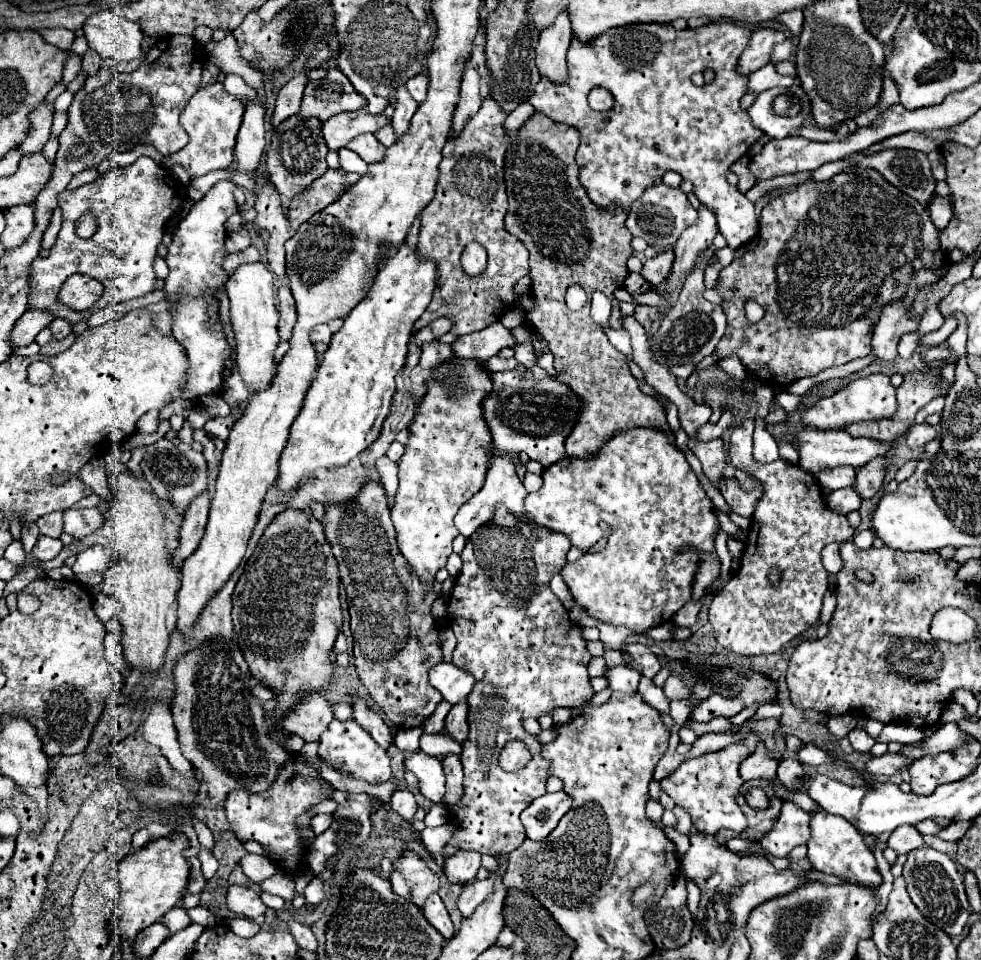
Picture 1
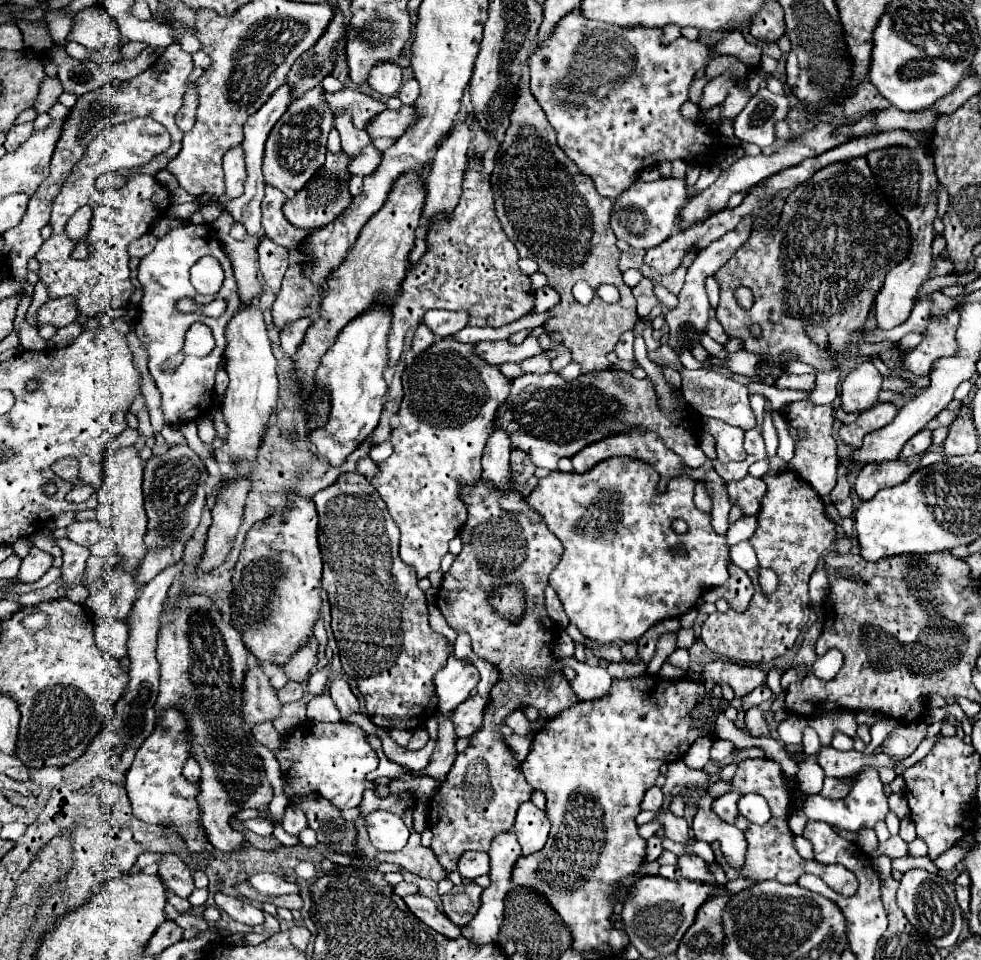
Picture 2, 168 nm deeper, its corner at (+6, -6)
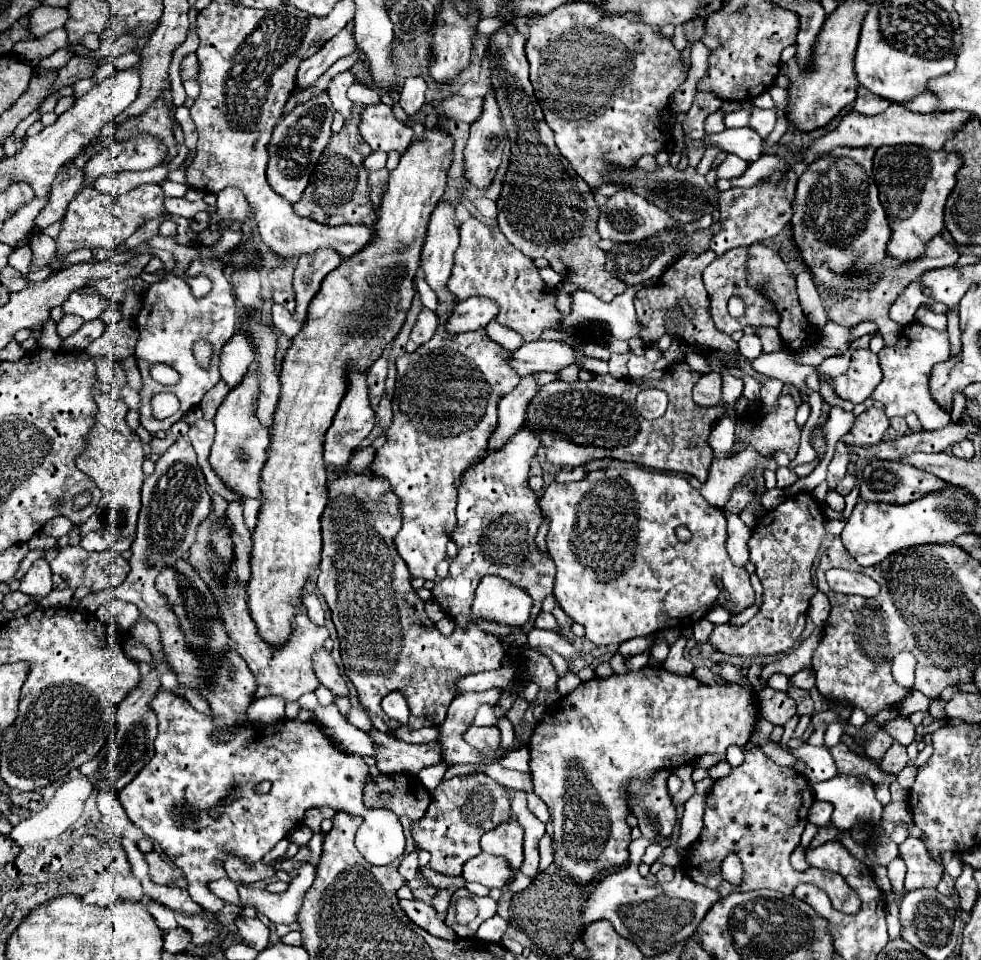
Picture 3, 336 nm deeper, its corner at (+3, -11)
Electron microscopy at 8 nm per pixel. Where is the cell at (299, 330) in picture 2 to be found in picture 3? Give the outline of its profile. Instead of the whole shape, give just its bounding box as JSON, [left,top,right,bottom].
[271,303,303,339]

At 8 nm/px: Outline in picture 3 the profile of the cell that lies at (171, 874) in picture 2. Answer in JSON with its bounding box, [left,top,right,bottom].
[145,853,173,885]

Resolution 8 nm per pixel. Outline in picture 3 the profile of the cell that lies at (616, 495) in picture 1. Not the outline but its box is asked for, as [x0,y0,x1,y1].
[539,467,755,645]

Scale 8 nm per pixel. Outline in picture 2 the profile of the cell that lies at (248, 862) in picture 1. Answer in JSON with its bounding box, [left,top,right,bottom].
[248,872,300,896]

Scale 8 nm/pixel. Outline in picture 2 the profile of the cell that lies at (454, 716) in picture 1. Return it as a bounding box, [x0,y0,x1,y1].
[452,694,486,736]

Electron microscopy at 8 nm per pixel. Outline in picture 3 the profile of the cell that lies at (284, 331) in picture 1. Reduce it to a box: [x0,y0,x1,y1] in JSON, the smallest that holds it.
[293,249,343,321]

